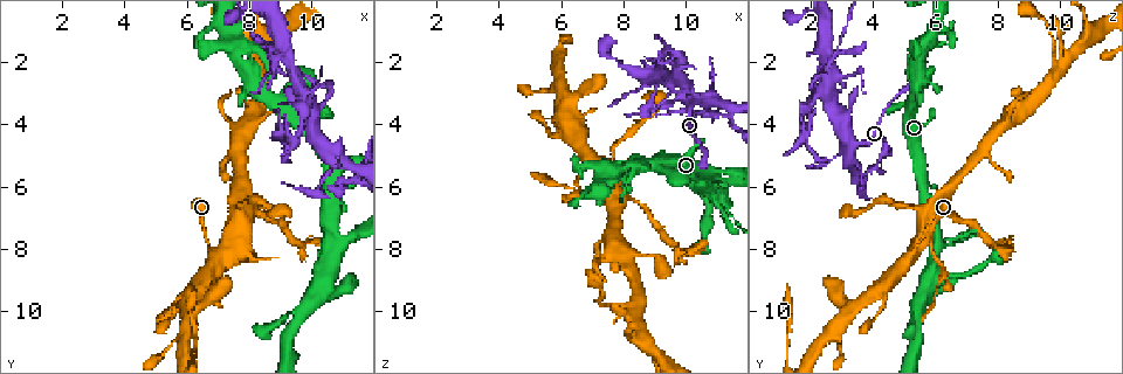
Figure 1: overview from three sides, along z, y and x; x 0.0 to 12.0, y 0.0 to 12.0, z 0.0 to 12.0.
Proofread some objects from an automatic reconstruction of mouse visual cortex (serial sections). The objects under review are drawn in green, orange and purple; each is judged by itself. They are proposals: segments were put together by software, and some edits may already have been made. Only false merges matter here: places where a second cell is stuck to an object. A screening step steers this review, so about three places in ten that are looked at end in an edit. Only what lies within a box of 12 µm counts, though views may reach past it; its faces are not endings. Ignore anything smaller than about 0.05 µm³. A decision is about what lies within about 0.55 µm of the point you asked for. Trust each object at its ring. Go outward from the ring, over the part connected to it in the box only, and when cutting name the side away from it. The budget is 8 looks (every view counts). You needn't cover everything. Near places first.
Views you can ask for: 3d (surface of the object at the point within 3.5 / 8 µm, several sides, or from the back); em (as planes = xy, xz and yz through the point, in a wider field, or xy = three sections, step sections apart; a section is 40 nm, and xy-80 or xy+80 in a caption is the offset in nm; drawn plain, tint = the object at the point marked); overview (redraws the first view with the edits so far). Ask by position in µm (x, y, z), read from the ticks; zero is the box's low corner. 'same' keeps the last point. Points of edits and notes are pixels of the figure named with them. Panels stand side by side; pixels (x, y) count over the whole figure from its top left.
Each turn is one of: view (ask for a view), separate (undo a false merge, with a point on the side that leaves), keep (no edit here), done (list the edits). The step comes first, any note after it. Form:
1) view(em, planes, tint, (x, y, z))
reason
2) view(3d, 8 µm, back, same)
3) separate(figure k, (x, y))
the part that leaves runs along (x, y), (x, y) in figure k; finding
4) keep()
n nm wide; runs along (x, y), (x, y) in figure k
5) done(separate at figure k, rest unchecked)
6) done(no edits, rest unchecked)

view(3d, 8 µm, (7.8, 7.1, 5.8))
looks like a crossing

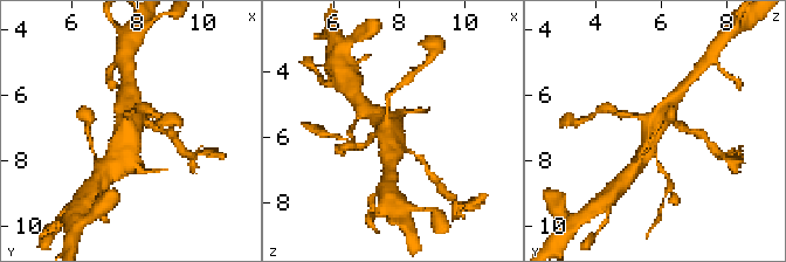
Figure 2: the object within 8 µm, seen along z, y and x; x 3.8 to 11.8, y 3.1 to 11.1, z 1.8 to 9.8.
view(em, planes, tint, (7.8, 7.1, 5.7))
4 arms; arms of 150, 250, 400, 450 nm

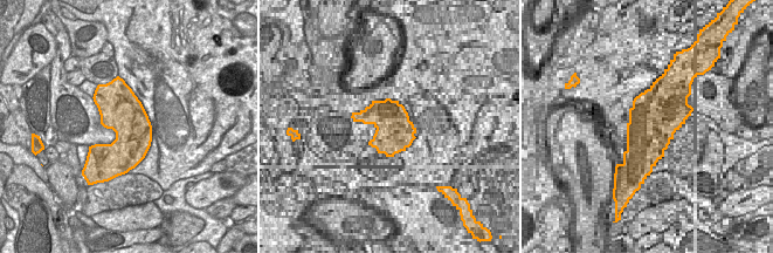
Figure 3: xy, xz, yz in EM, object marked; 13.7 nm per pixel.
keep()
runs along (642, 158), (659, 117), (670, 102) in figure 2; all the same cell

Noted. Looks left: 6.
view(3d, 3.5 µm, (10.8, 5.1, 3.3))
three-way junction

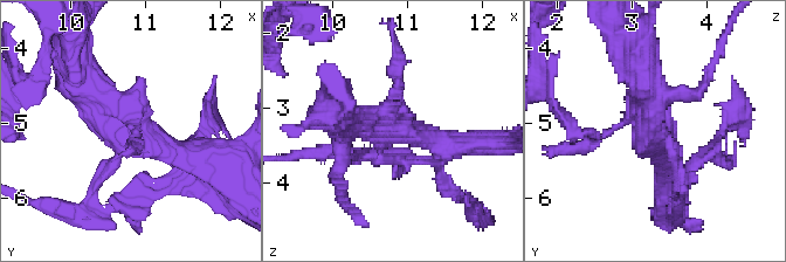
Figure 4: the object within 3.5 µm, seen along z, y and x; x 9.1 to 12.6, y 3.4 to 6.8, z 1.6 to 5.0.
view(em, xy, step 5, tint, (10.75, 5.20, 3.30))
need the tissue

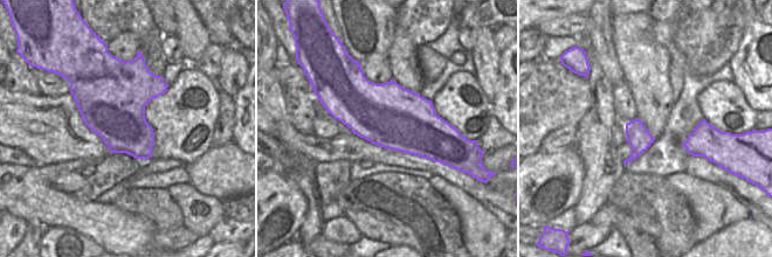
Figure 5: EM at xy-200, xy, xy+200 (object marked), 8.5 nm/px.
separate(figure 4, (149, 185))
two cells meet here

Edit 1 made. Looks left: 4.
view(3d, 3.5 µm, (9.9, 3.1, 2.5))
abrupt turn

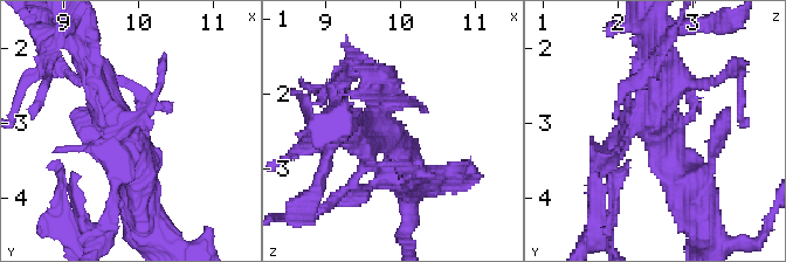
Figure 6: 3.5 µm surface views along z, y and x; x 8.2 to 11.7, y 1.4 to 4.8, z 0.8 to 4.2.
view(em, xy, step 5, tint, (9.80, 3.10, 2.55))

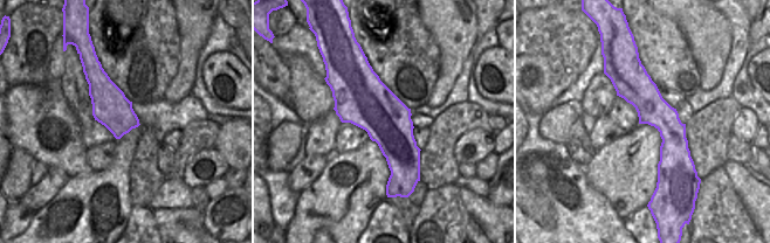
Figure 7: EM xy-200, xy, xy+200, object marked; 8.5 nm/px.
separate(figure 6, (612, 159))
the part that leaves runs along (636, 126), (594, 177), (592, 223) in figure 6; two cells meet here

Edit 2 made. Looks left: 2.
done(separate at figure 4, separate at figure 6, rest unchecked)

